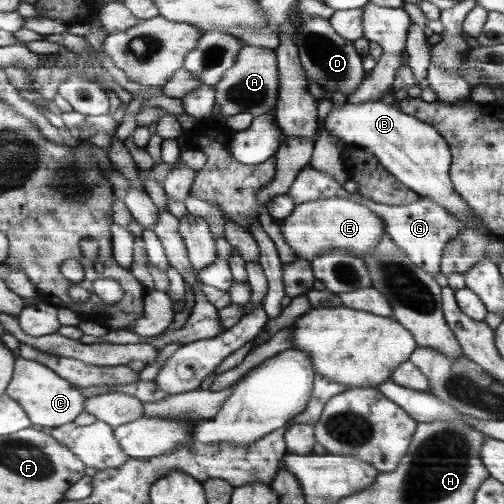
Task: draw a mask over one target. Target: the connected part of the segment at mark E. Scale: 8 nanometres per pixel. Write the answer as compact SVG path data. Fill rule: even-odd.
M342 197L319 198L297 204L282 221L282 235L298 259L312 261L323 252L342 249L356 256L374 250L386 233L384 221L360 203Z

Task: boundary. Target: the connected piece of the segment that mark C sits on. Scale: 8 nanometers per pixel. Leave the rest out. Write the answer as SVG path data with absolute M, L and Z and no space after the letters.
M22 356L17 359L15 376L7 393L19 400L31 416L34 426L56 426L58 429L74 428L74 420L87 408L87 397L79 388L62 378L56 370L37 360L28 360Z

